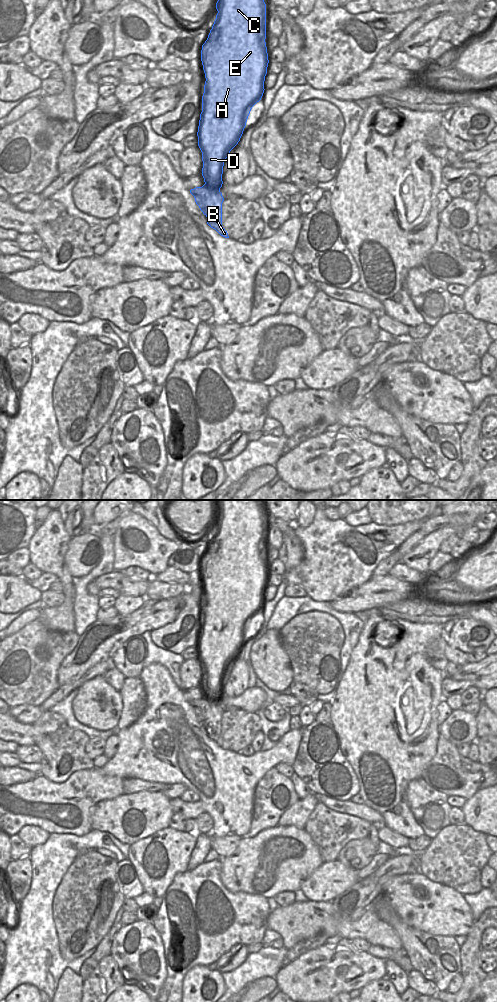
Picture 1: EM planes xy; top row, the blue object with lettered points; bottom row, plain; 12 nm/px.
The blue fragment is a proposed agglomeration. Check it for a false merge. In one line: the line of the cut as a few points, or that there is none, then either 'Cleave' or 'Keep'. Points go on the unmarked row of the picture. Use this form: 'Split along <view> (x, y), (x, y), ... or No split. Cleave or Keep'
Split along xy (205, 695), (210, 700), (219, 702). Cleave.

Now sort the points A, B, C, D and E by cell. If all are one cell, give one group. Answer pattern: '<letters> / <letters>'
A C D E / B

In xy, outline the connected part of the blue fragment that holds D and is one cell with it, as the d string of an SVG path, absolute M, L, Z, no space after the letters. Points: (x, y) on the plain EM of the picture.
M217 500L218 523L207 552L202 557L201 573L205 585L202 624L198 638L198 658L202 664L202 688L205 696L215 703L222 699L223 678L230 663L243 646L252 619L261 612L268 579L266 559L266 516L259 500Z

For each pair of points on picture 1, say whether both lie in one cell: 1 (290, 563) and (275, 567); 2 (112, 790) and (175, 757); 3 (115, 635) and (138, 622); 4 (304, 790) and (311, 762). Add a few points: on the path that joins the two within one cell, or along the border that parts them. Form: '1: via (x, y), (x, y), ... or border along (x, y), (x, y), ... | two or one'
1: border along (282, 561), (286, 570) | two
2: border along (102, 770), (123, 780) | two
3: via (121, 632), (128, 625), (132, 624) | one
4: border along (294, 772), (311, 792) | two

